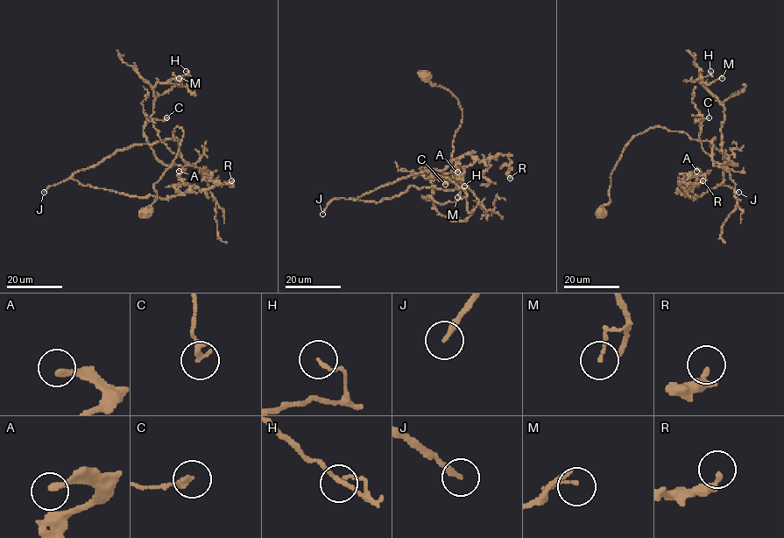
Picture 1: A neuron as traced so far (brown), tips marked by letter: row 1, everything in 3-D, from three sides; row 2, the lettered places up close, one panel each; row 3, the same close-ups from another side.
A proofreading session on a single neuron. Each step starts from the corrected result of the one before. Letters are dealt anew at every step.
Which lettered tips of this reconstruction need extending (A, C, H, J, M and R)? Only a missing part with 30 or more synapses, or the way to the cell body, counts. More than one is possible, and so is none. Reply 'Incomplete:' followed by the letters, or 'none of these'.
Incomplete: J

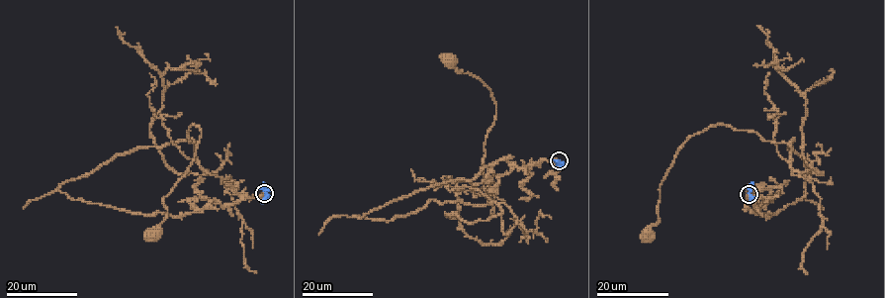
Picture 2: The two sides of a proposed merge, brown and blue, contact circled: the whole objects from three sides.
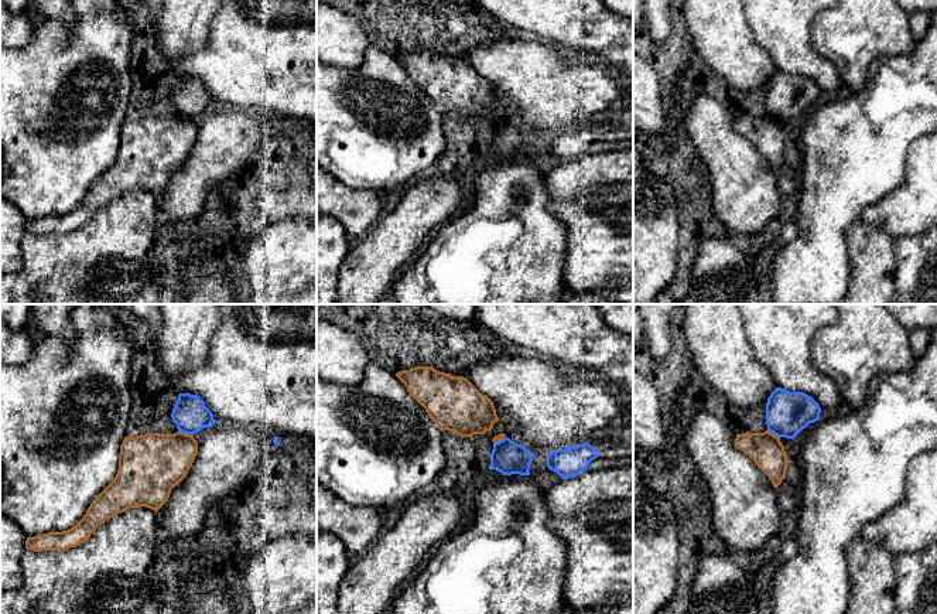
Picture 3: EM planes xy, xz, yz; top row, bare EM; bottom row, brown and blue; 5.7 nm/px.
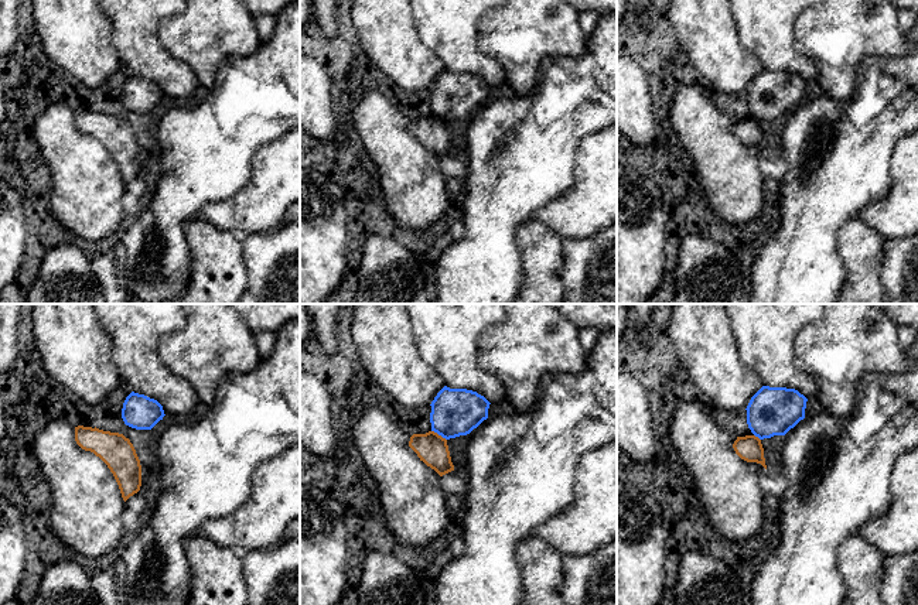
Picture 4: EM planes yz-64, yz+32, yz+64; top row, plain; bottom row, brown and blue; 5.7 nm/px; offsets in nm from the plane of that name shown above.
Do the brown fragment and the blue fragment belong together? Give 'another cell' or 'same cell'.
another cell

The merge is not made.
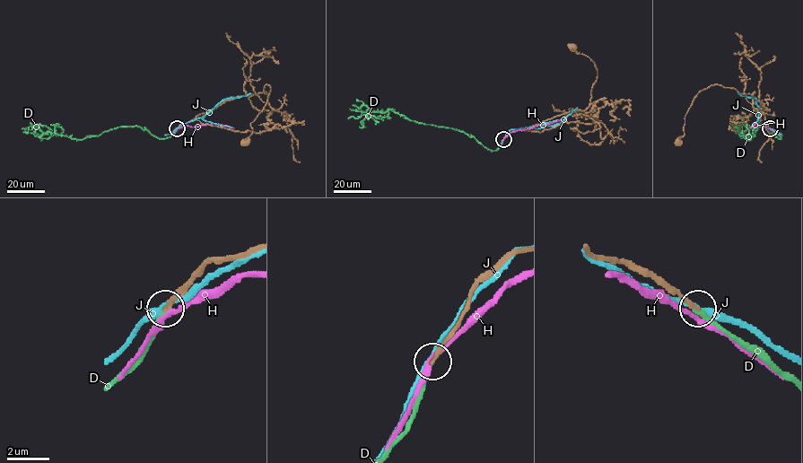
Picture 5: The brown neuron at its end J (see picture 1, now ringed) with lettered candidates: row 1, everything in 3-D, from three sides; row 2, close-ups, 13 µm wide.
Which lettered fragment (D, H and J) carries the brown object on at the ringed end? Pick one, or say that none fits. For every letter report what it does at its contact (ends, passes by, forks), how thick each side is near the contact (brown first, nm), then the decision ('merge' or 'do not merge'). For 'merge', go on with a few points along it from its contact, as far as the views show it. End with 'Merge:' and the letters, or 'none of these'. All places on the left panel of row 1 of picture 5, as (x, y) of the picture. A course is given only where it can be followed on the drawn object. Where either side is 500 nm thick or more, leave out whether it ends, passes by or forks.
D: it ends; calibres 220 and 200 nm; merge; course (177, 128), (163, 138), (135, 126), (76, 139), (43, 134), (33, 125), (42, 125), (52, 131)
H: it passes by; calibres 240 and 190 nm; do not merge
J: it passes by; calibres 260 and 200 nm; do not merge
Merge: D

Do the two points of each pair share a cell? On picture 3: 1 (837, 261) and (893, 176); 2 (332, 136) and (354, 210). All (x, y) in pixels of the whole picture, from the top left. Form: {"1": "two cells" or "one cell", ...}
{"1": "one cell", "2": "two cells"}

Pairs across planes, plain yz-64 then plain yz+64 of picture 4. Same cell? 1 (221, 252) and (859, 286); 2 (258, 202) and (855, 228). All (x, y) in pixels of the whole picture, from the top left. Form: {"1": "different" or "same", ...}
{"1": "same", "2": "different"}

